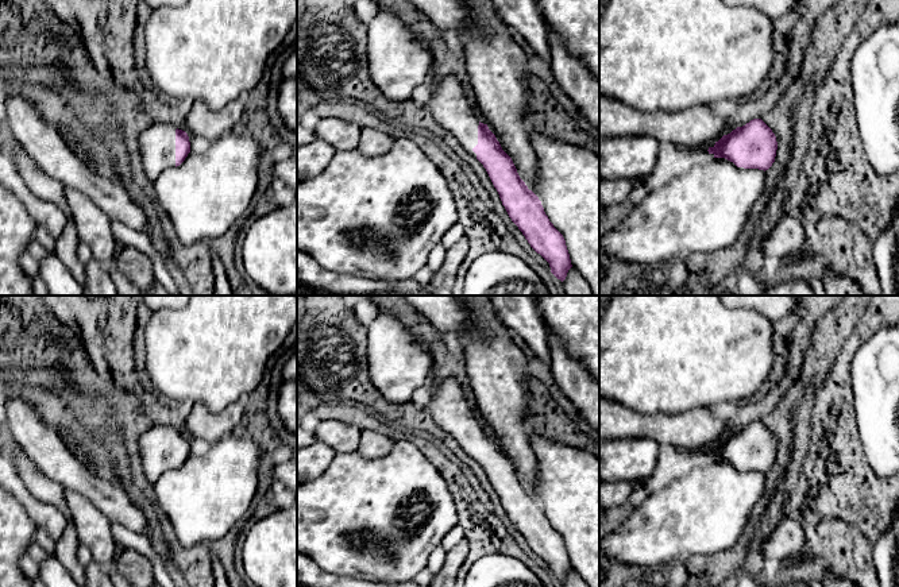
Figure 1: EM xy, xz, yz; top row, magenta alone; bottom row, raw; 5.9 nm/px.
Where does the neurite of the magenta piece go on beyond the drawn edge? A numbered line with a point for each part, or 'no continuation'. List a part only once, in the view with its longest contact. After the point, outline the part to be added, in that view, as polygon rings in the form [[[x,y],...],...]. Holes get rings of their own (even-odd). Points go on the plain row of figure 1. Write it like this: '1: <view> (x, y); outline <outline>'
1: xy (157, 444); outline [[[154,425],[138,439],[143,468],[153,483],[175,470],[175,432],[173,426]]]

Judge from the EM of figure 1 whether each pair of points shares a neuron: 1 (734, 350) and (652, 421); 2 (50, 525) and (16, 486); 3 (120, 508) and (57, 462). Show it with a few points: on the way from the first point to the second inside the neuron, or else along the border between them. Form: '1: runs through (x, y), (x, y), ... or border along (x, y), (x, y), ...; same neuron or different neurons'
1: border along (631, 408), (645, 413), (685, 413), (693, 409); different neurons
2: runs through (43, 516), (24, 495); same neuron
3: runs through (104, 499), (73, 475); same neuron

